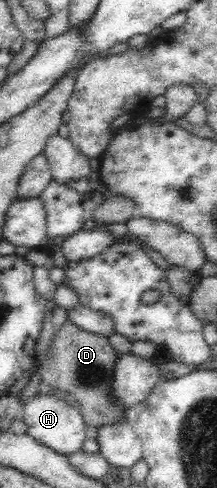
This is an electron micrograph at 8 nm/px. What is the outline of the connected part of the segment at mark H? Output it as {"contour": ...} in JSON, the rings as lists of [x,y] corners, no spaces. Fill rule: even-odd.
{"contour":[[[53,391],[45,395],[37,395],[29,402],[25,402],[23,406],[22,418],[27,425],[27,434],[36,438],[41,444],[48,446],[64,455],[82,450],[85,438],[85,428],[82,414],[77,408],[73,408],[71,404],[67,404],[65,400],[57,398]]]}

